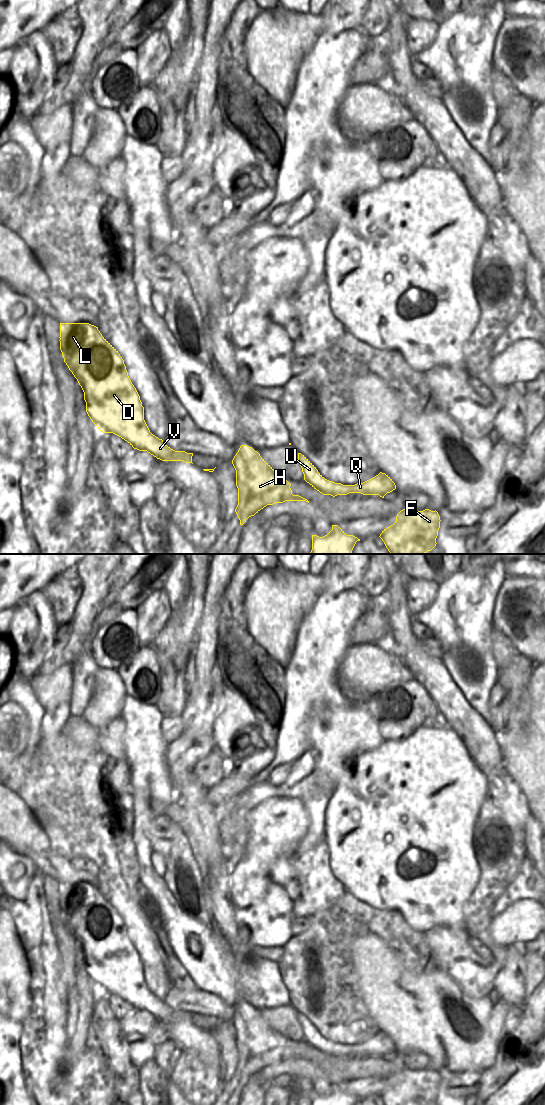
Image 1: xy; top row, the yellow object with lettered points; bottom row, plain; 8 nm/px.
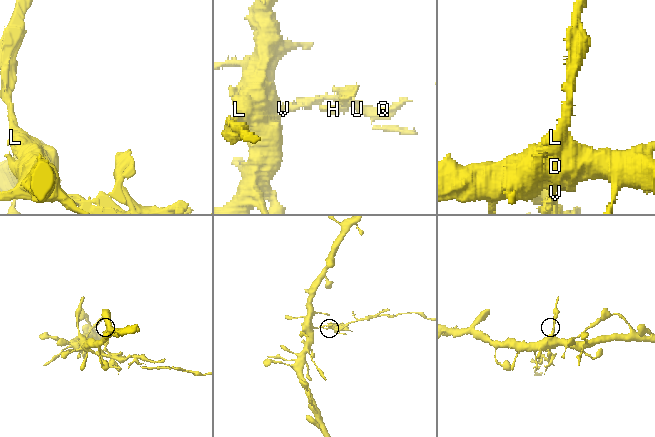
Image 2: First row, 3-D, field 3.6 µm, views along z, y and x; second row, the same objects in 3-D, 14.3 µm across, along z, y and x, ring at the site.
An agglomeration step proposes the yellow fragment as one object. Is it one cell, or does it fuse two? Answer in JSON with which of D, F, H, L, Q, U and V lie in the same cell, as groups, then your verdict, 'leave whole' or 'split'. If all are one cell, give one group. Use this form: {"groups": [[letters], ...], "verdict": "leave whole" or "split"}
{"groups": [["D", "L", "V"], ["F", "H", "Q", "U"]], "verdict": "split"}

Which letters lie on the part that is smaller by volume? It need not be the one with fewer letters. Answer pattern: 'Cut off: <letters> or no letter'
Cut off: F, H, Q, U

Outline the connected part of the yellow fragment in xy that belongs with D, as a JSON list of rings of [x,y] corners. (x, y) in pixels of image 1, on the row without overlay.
[[[60,883],[60,910],[64,922],[77,939],[84,952],[86,972],[92,982],[103,993],[113,993],[127,1001],[134,1009],[147,1011],[157,1019],[168,1021],[169,1017],[181,1017],[182,1011],[175,1011],[164,1004],[162,999],[153,995],[145,980],[144,967],[140,956],[132,944],[124,920],[118,911],[102,896],[98,887],[89,883]]]

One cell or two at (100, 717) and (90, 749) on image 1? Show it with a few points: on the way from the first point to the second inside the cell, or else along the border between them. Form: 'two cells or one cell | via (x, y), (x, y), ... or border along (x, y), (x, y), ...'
two cells | border along (81, 717), (97, 729)

